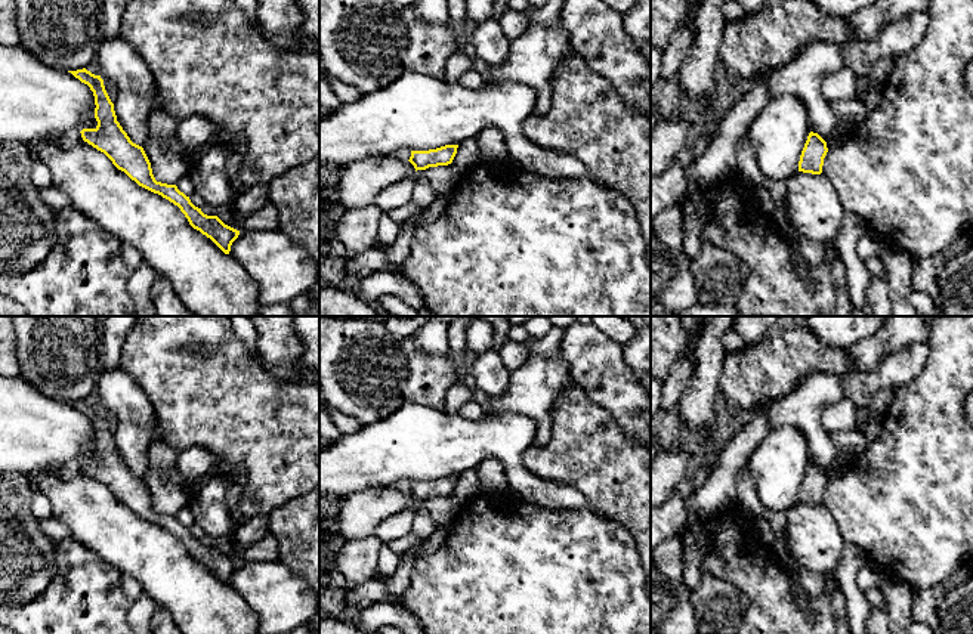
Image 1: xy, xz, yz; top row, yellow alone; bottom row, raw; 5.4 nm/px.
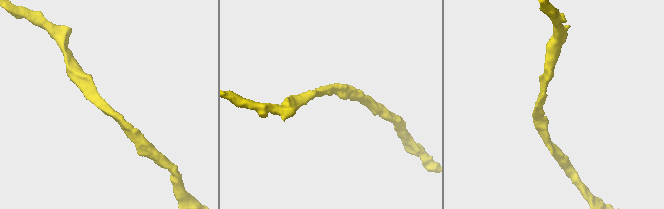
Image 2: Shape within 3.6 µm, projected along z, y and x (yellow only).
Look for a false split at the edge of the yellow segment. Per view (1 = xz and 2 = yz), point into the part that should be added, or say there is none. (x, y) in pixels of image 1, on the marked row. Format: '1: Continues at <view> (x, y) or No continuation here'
1: No continuation here
2: No continuation here

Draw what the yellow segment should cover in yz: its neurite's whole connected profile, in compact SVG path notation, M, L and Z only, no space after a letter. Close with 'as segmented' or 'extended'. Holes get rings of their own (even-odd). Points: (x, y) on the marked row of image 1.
M810 132L800 155L799 171L821 174L827 152L827 142L818 133Z; as segmented

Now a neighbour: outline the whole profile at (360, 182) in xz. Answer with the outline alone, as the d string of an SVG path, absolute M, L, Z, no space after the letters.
M373 155L350 163L339 176L339 202L346 211L367 208L380 192L414 173L414 166L396 155Z

